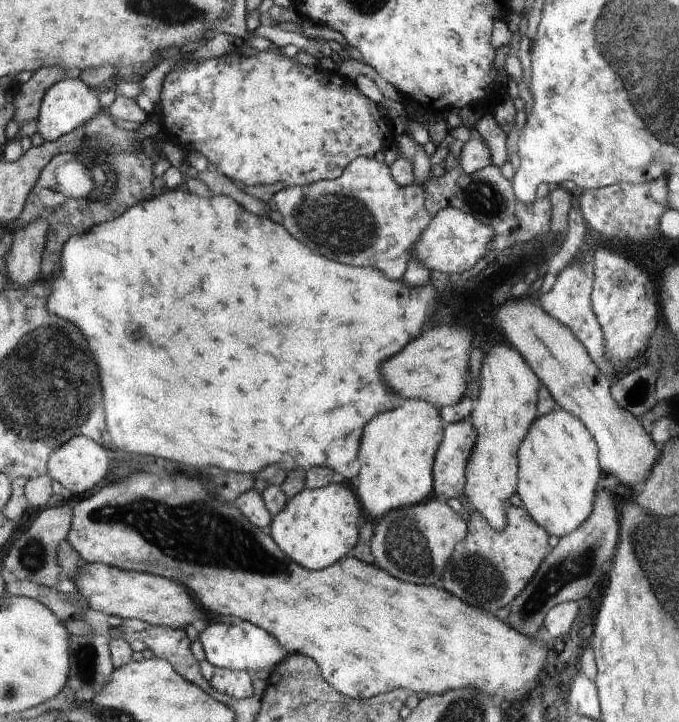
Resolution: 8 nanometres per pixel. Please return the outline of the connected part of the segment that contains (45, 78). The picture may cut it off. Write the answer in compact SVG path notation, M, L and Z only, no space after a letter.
M40 68L32 73L31 78L18 88L18 94L15 95L15 121L19 126L23 122L32 119L38 119L42 108L43 96L47 94L52 86L60 79L66 78L66 72L62 68Z

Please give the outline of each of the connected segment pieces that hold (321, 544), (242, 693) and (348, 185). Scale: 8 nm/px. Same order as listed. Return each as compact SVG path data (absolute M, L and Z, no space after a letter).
M330 483L319 489L302 489L276 516L270 514L263 495L254 488L243 492L234 504L250 523L266 530L288 558L308 570L322 570L346 556L358 542L358 520L364 515L356 495L340 483Z
M217 668L209 681L218 692L232 698L247 699L255 694L248 671Z
M358 157L335 179L290 186L274 194L286 230L322 256L356 267L372 267L391 281L402 280L411 250L430 224L424 185L400 186L386 163Z

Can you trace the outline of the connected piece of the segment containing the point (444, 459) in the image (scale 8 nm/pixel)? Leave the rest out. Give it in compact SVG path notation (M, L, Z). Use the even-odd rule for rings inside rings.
M471 417L445 425L443 439L433 464L433 496L458 498L466 484L466 465L477 439Z

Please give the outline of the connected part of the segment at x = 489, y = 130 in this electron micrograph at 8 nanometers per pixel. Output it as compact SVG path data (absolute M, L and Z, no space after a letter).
M485 113L472 128L478 130L481 139L488 145L492 164L501 168L509 158L506 146L507 132L496 124L493 113Z

